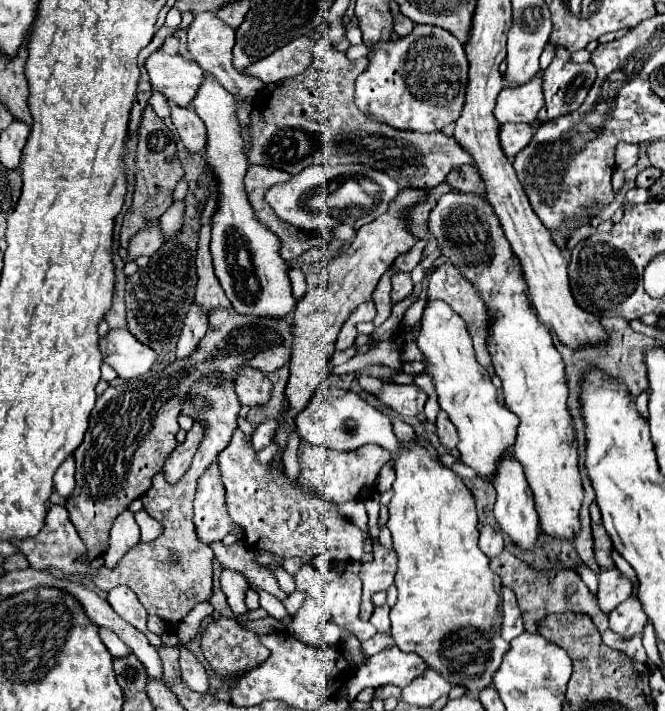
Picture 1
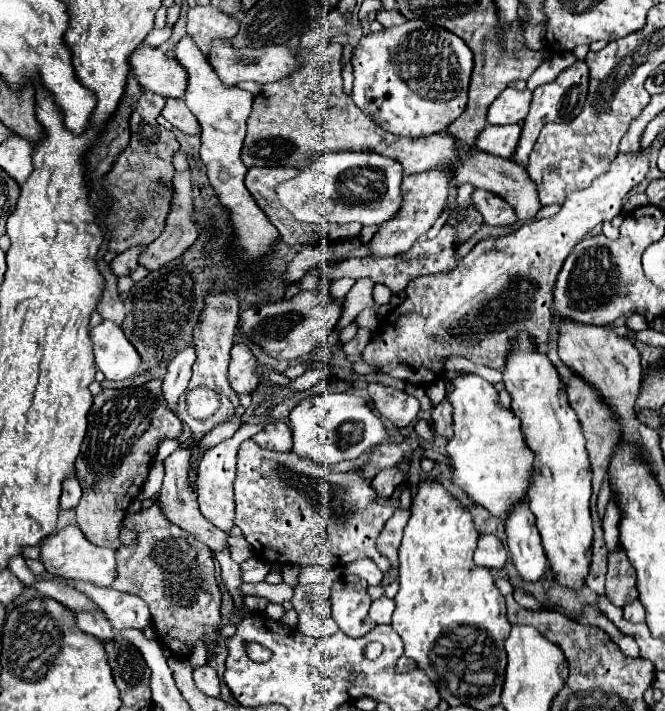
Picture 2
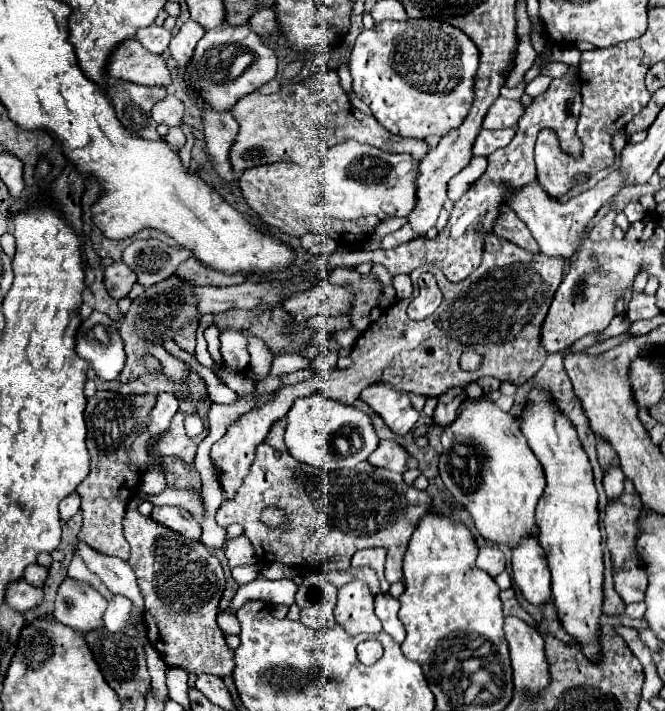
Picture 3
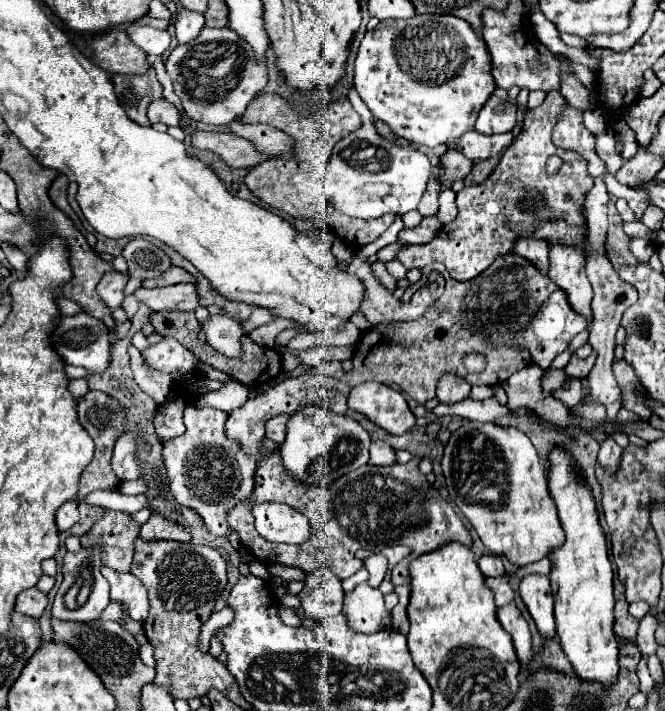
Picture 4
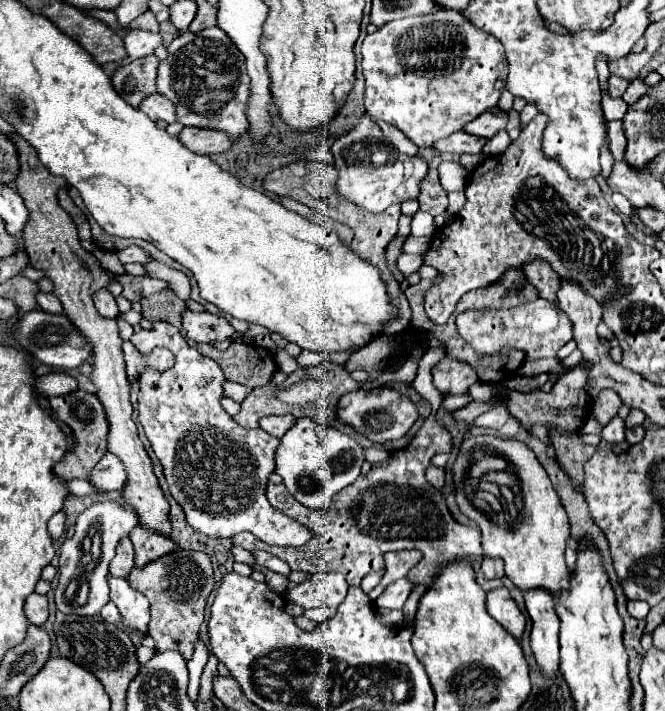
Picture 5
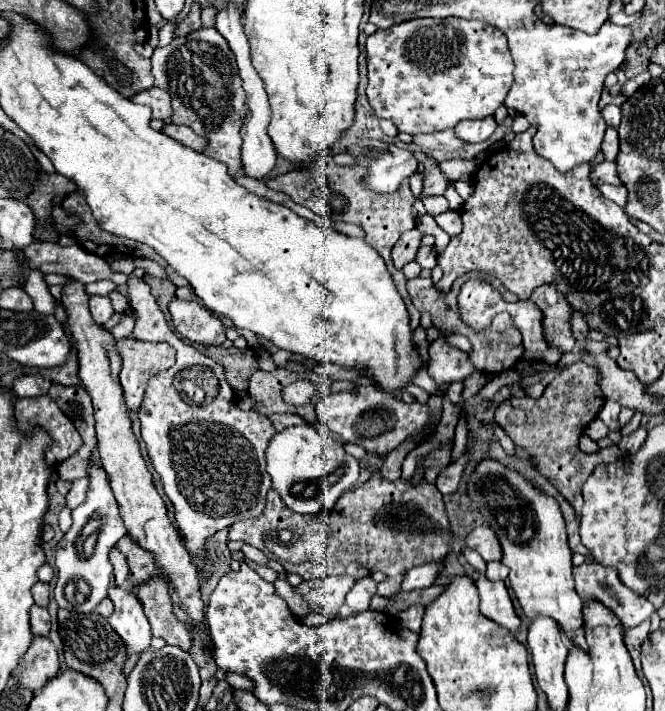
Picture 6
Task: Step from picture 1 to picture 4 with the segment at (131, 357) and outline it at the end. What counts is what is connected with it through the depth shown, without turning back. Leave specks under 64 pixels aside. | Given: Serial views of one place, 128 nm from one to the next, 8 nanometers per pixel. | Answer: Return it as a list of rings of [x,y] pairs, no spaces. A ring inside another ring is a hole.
[[[86,312],[76,314],[76,316],[62,316],[62,320],[56,326],[56,332],[52,334],[52,344],[66,364],[82,366],[82,368],[98,372],[98,374],[102,374],[104,370],[110,368],[110,362],[112,362],[110,360],[110,348],[112,348],[110,328],[104,322],[94,320]]]

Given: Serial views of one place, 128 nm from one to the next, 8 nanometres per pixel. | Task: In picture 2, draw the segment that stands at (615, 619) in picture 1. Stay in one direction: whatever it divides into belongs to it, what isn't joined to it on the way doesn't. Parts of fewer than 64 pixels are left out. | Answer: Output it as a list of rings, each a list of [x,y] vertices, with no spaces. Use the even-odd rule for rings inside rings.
[[[634,600],[632,604],[626,604],[622,610],[624,610],[624,620],[628,620],[628,622],[636,624],[636,622],[644,622],[646,620],[646,610],[638,600]]]

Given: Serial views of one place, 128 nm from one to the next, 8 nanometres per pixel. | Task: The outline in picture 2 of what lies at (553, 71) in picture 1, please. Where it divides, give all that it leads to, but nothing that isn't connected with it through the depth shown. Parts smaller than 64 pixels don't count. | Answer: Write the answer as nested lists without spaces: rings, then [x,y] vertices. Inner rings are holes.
[[[576,62],[574,66],[560,72],[560,76],[552,84],[542,84],[540,88],[536,88],[532,104],[530,104],[530,114],[524,120],[520,144],[516,148],[516,162],[526,166],[528,154],[532,152],[532,148],[536,144],[536,138],[538,138],[538,134],[542,130],[542,124],[570,122],[572,118],[576,118],[580,114],[584,102],[586,102],[586,94],[588,94],[588,66],[586,66],[586,62]]]

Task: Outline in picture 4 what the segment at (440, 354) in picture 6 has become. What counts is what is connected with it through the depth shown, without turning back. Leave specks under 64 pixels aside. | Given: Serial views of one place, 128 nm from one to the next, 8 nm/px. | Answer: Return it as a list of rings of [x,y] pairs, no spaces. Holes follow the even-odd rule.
[[[444,374],[438,382],[438,400],[442,404],[456,404],[470,396],[470,384],[456,374]]]

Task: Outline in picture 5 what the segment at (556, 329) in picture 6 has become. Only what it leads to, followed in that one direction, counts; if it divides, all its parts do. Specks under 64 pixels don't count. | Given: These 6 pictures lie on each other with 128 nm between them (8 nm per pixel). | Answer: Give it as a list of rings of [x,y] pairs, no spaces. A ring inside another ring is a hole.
[[[530,260],[524,266],[524,274],[526,274],[528,282],[532,282],[538,288],[542,298],[558,302],[556,292],[560,286],[560,276],[556,276],[556,272],[552,272],[552,268],[548,268],[548,264],[544,264],[544,260]]]

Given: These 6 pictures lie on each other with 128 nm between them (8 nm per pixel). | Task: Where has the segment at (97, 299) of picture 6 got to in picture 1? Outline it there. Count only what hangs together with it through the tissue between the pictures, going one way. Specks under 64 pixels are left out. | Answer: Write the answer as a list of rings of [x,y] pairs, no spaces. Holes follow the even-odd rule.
[[[156,224],[156,228],[148,228],[148,232],[138,232],[136,236],[132,236],[130,240],[130,254],[128,254],[128,260],[134,260],[136,256],[152,256],[160,244],[162,244],[162,236],[160,236],[160,224]]]

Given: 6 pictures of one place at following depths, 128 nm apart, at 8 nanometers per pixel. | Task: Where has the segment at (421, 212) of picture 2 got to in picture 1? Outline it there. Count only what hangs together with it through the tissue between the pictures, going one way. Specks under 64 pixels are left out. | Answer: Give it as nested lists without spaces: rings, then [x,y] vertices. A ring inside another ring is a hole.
[[[402,188],[398,196],[392,200],[390,208],[386,214],[378,216],[374,222],[362,226],[352,244],[348,244],[340,256],[336,256],[330,264],[320,264],[320,262],[288,262],[288,268],[300,268],[304,272],[320,272],[326,270],[328,274],[328,286],[318,288],[314,292],[308,292],[296,306],[294,318],[292,318],[292,358],[290,358],[290,380],[284,392],[286,398],[286,412],[284,412],[284,422],[278,424],[276,434],[274,434],[274,444],[280,448],[280,452],[272,458],[272,466],[276,470],[282,470],[282,454],[288,448],[288,436],[292,432],[294,416],[296,412],[302,412],[308,406],[308,400],[312,398],[312,392],[316,386],[328,376],[332,370],[332,354],[336,352],[336,338],[348,320],[348,316],[362,304],[372,300],[372,294],[378,286],[380,276],[390,268],[394,258],[400,254],[408,252],[414,244],[416,238],[406,230],[404,222],[404,210],[412,204],[416,204],[424,196],[424,190],[418,188]]]

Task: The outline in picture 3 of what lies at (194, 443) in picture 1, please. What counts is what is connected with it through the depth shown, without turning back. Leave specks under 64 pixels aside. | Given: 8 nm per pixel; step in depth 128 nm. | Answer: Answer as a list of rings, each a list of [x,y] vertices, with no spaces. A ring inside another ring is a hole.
[[[156,506],[150,516],[156,522],[160,522],[192,540],[200,540],[200,536],[202,536],[202,526],[198,524],[198,520],[194,520],[194,516],[180,506]]]

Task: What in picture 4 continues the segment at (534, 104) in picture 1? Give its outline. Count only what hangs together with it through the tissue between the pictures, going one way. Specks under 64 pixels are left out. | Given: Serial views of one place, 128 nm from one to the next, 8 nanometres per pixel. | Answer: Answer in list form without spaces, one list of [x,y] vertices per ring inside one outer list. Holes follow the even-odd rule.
[[[490,96],[484,108],[478,114],[476,120],[476,130],[480,134],[502,134],[510,132],[516,126],[516,104],[514,102],[504,102],[496,96]]]

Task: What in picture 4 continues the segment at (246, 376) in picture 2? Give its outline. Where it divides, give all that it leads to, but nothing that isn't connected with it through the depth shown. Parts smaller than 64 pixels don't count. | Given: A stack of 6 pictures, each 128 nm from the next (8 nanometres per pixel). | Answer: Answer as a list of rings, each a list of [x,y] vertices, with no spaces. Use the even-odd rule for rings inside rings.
[[[210,316],[208,322],[202,324],[202,332],[206,334],[206,342],[224,356],[236,358],[242,356],[242,326],[228,316]]]

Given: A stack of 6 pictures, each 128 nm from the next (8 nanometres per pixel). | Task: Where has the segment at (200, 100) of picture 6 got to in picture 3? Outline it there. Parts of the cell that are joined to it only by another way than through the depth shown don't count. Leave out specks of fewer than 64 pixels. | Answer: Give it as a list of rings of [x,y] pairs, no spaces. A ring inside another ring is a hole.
[[[222,26],[208,30],[204,38],[196,44],[192,62],[188,66],[188,80],[200,90],[200,96],[216,110],[228,110],[242,96],[254,92],[262,84],[274,78],[274,52],[254,34],[248,26]],[[238,54],[252,54],[252,64],[238,76],[230,76],[230,66]]]

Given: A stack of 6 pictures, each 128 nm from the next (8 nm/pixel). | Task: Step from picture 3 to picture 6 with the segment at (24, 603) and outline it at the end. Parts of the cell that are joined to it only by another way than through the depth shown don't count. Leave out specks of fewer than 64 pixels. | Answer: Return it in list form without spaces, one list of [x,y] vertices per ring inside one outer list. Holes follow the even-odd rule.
[[[34,604],[30,608],[30,628],[32,628],[32,634],[36,636],[48,636],[48,630],[50,630],[50,616],[48,616],[48,610]]]

